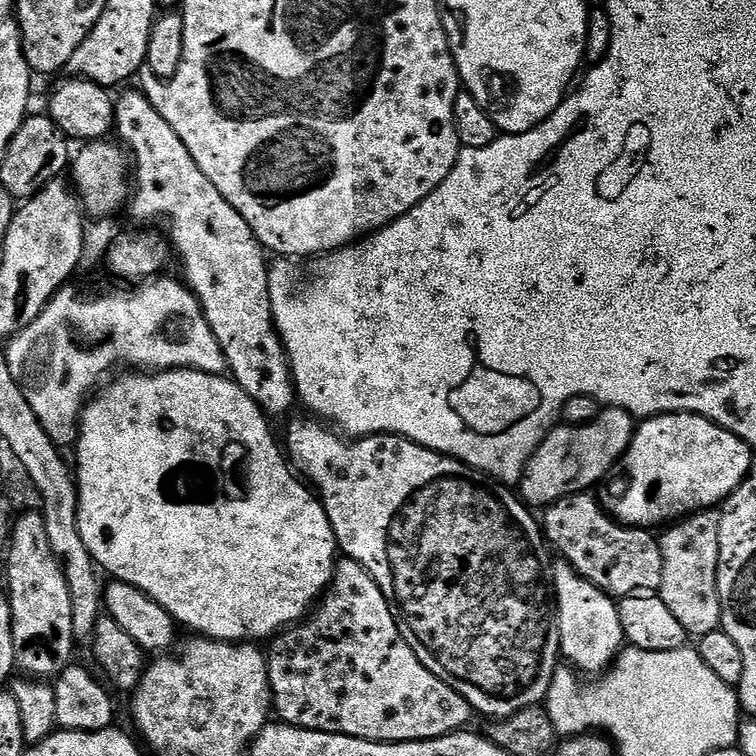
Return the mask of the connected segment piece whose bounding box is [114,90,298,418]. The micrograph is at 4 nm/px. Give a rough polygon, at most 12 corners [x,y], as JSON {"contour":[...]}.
{"contour":[[139,90],[115,101],[133,218],[166,236],[228,372],[298,397],[270,264]]}

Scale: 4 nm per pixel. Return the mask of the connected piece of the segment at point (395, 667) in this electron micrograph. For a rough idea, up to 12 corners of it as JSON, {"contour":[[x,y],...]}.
{"contour":[[337,559],[267,649],[285,724],[374,742],[467,729],[370,573]]}

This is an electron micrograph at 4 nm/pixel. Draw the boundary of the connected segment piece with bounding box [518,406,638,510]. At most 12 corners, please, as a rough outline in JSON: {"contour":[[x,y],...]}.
{"contour":[[601,407],[545,436],[518,481],[540,510],[595,489],[637,421]]}

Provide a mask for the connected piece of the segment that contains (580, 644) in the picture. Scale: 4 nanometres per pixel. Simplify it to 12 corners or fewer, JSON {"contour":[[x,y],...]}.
{"contour":[[569,564],[551,569],[563,659],[611,668],[626,644],[617,601]]}

